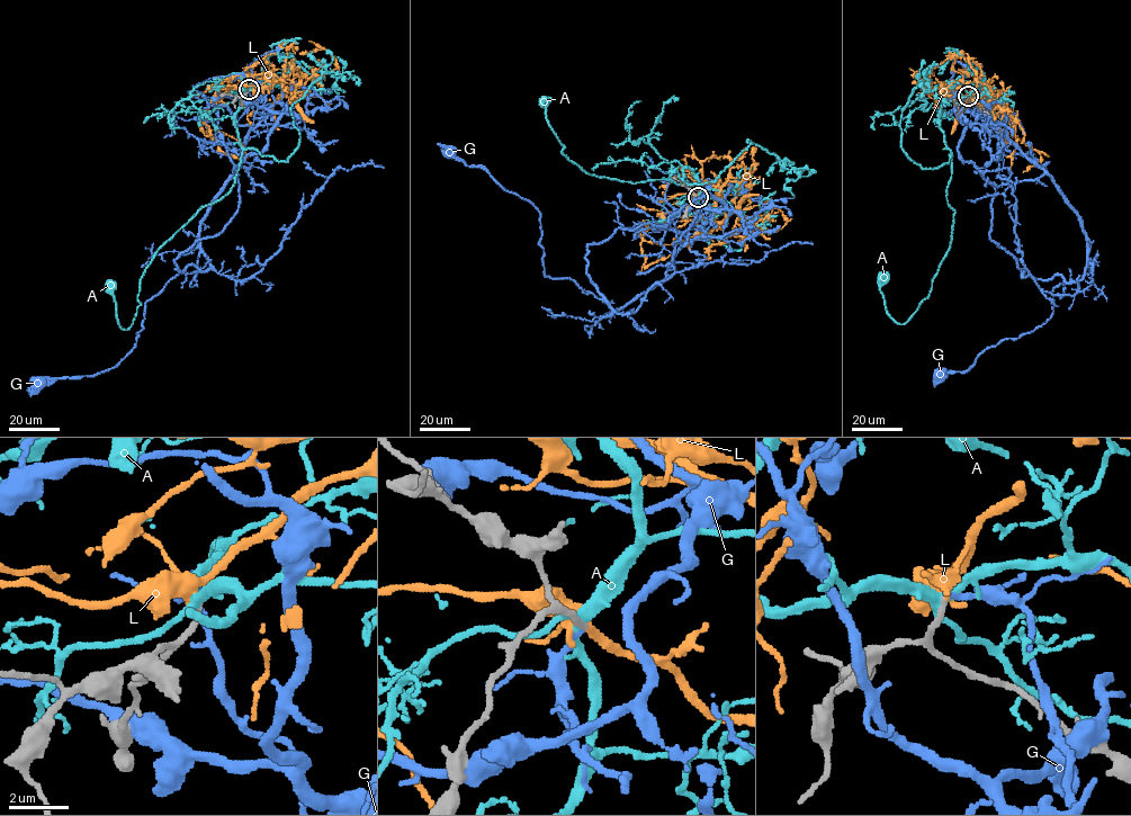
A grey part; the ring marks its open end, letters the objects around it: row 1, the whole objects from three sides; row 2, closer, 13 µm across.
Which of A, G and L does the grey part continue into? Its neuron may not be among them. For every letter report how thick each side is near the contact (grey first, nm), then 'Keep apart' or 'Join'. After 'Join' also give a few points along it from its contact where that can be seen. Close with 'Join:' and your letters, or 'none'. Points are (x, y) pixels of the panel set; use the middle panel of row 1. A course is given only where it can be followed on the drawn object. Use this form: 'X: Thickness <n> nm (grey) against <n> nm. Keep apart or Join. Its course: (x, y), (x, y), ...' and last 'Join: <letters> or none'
A: Thickness 220 nm (grey) against 280 nm. Keep apart
G: Thickness 200 nm (grey) against 200 nm. Keep apart
L: Thickness 200 nm (grey) against 240 nm. Join. Its course: (698, 197), (714, 207), (710, 221), (689, 221), (670, 229), (644, 231), (640, 245), (645, 267), (670, 254)
Join: L

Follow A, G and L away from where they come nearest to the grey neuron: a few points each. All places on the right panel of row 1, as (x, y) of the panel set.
A: (968, 97), (948, 96), (941, 106), (952, 239), (930, 294), (905, 323), (887, 312), (883, 278)
G: (968, 97), (1051, 178), (1086, 235), (1087, 261), (1079, 280), (1053, 288), (1047, 321), (940, 375)
L: (968, 97), (977, 86), (985, 87), (992, 97), (1004, 99), (1014, 134), (1041, 157), (1023, 172)

